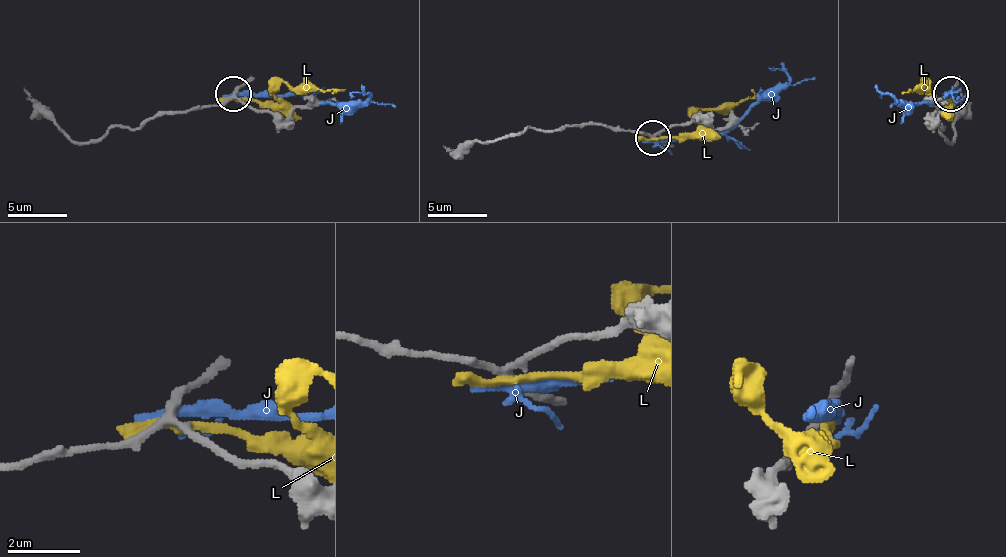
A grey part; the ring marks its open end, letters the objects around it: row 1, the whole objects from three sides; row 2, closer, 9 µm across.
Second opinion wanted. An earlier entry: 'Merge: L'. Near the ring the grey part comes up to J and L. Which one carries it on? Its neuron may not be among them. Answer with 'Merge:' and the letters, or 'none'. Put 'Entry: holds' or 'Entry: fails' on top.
Entry: fails
Merge: none

